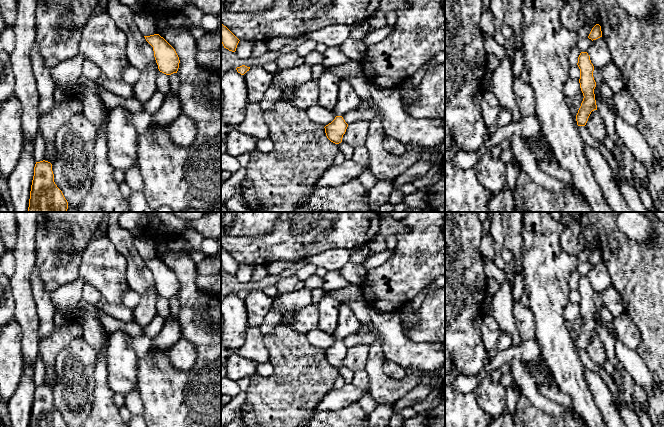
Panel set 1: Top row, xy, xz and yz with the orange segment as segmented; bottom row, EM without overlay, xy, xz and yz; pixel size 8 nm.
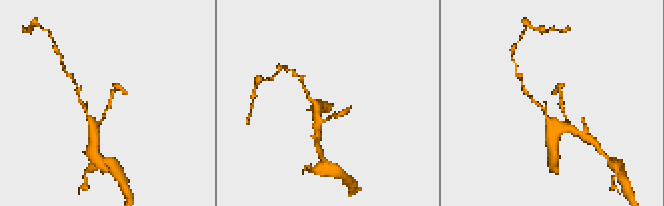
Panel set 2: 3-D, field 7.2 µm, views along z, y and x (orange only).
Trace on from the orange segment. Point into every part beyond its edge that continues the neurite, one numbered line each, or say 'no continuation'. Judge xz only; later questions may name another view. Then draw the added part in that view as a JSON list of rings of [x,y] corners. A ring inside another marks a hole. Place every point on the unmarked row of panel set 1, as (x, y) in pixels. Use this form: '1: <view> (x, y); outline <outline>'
no continuation

